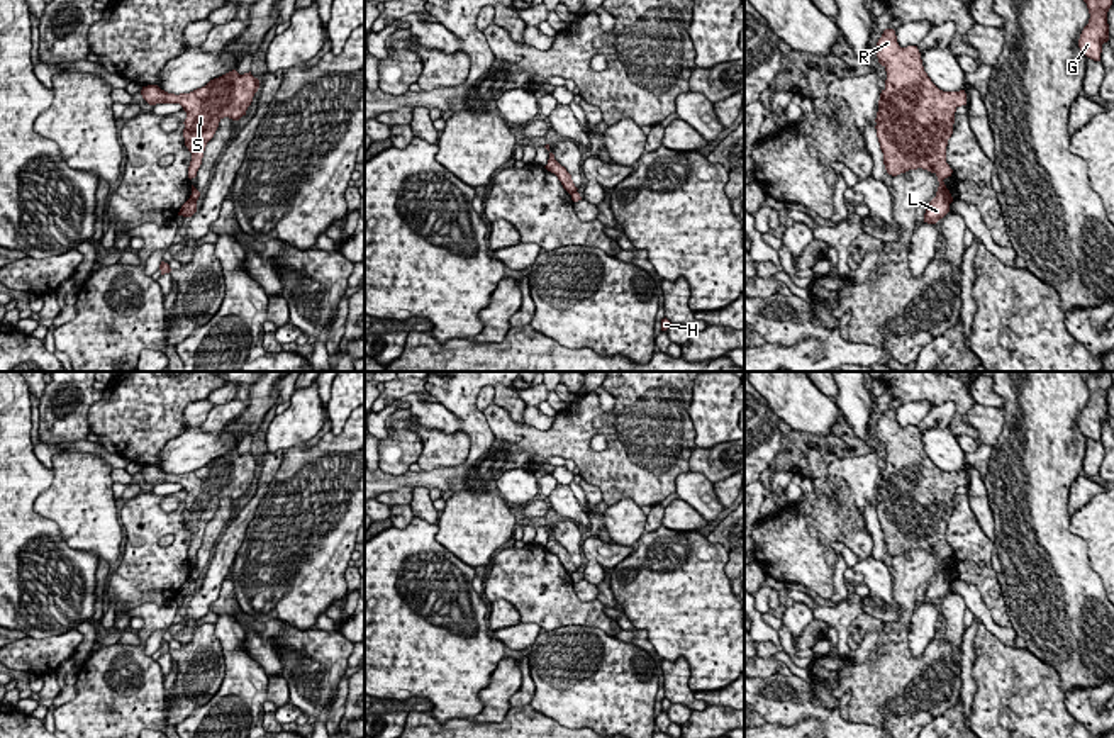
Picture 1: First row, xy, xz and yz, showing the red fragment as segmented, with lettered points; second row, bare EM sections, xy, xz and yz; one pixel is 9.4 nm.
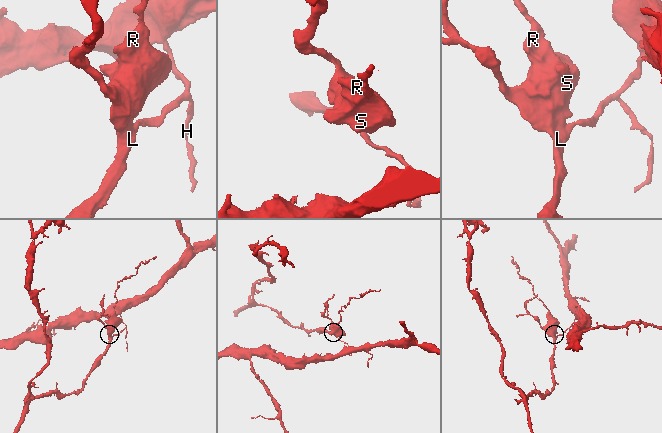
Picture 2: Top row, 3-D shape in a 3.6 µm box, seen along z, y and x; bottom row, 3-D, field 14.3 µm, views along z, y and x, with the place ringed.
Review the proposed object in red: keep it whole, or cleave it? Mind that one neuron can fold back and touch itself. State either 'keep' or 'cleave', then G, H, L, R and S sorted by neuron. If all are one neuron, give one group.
cleave; groups G H / L R S

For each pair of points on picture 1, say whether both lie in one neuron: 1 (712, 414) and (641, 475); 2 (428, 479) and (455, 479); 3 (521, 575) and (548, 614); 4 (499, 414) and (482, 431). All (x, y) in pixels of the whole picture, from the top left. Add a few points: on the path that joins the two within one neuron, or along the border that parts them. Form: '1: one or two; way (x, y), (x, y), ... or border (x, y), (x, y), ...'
1: two; border (690, 391), (689, 418), (697, 447)
2: one; way (434, 479), (448, 479)
3: one; way (531, 586), (548, 604)
4: two; border (480, 411), (495, 436)

